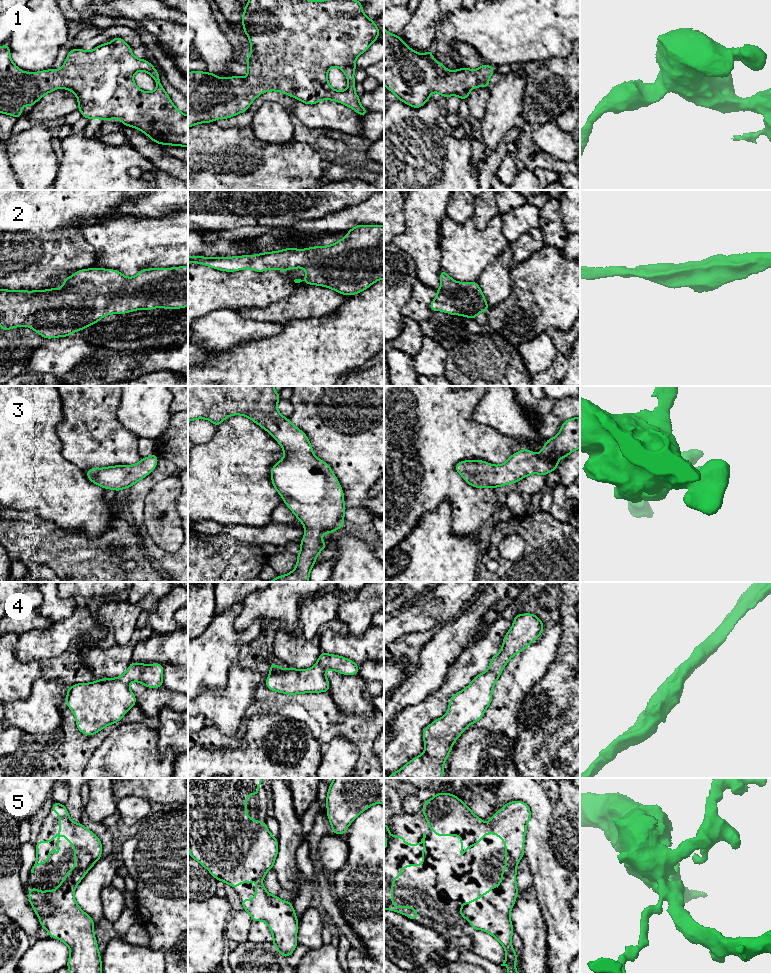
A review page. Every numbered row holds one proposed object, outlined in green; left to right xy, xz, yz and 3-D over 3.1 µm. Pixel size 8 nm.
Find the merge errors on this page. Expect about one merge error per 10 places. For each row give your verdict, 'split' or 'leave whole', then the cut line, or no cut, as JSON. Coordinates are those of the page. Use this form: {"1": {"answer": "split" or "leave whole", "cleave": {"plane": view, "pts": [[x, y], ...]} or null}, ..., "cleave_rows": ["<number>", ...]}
{"1": {"answer": "leave whole", "cleave": null}, "2": {"answer": "leave whole", "cleave": null}, "3": {"answer": "leave whole", "cleave": null}, "4": {"answer": "leave whole", "cleave": null}, "5": {"answer": "leave whole", "cleave": null}, "cleave_rows": []}

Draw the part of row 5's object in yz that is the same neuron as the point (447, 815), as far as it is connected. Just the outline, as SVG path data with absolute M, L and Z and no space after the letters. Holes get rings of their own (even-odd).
M436 793L430 800L423 803L422 812L426 818L429 828L440 836L461 836L461 855L472 846L476 846L484 834L496 834L505 843L505 869L501 871L501 881L494 888L491 885L488 892L474 898L472 902L462 902L458 912L465 920L471 922L473 930L483 930L496 938L506 952L506 958L501 966L508 966L506 974L520 974L515 965L517 953L513 949L511 939L514 932L510 913L516 902L518 888L516 884L516 870L518 862L524 857L524 841L527 823L531 820L530 807L523 801L516 800L505 803L504 807L495 812L488 823L477 817L471 809L457 796L451 793Z

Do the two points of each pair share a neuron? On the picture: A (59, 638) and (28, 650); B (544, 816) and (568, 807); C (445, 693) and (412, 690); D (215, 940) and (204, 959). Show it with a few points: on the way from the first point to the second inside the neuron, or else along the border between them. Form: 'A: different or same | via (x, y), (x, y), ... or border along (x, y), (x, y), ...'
A: same | via (51, 643), (36, 644)
B: different | border along (553, 804), (552, 820), (548, 827)
C: different | border along (446, 673), (441, 685), (436, 690), (412, 705)
D: same | via (210, 945), (204, 951), (204, 954)

